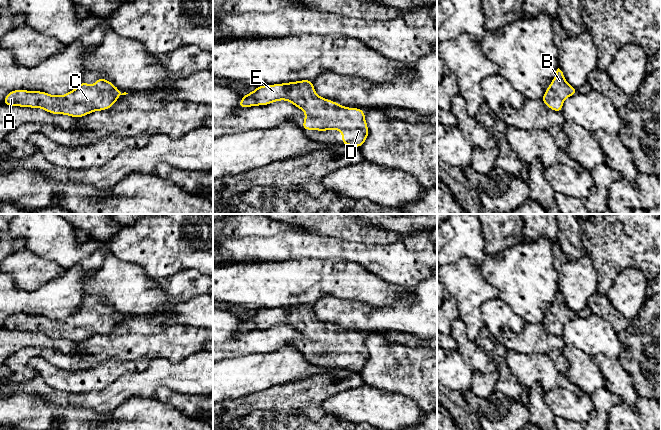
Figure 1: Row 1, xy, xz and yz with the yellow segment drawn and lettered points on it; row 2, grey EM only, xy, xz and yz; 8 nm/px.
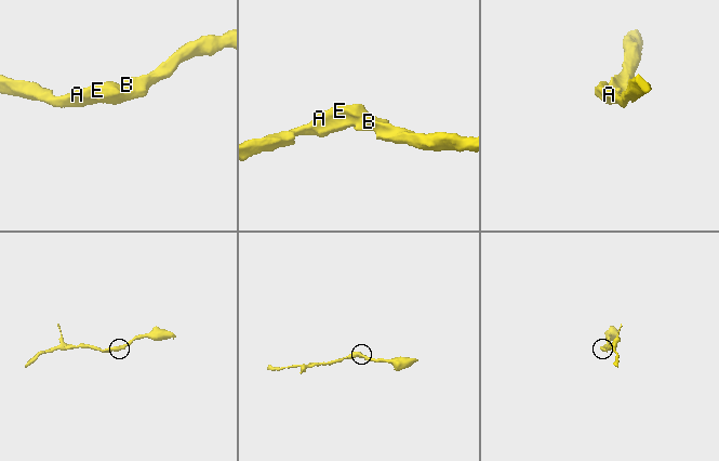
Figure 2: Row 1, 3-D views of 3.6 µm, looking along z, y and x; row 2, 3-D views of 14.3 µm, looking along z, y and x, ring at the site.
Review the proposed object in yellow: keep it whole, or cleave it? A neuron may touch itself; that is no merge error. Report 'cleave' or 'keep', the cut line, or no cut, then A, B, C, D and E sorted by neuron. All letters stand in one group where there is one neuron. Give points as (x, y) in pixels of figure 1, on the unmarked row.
keep | no cut | A B C D E

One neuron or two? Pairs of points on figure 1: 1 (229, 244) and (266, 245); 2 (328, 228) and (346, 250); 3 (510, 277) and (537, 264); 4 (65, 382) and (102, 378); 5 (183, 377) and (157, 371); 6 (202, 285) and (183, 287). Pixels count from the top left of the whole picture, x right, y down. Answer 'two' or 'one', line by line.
1: one
2: two
3: one
4: one
5: one
6: one

